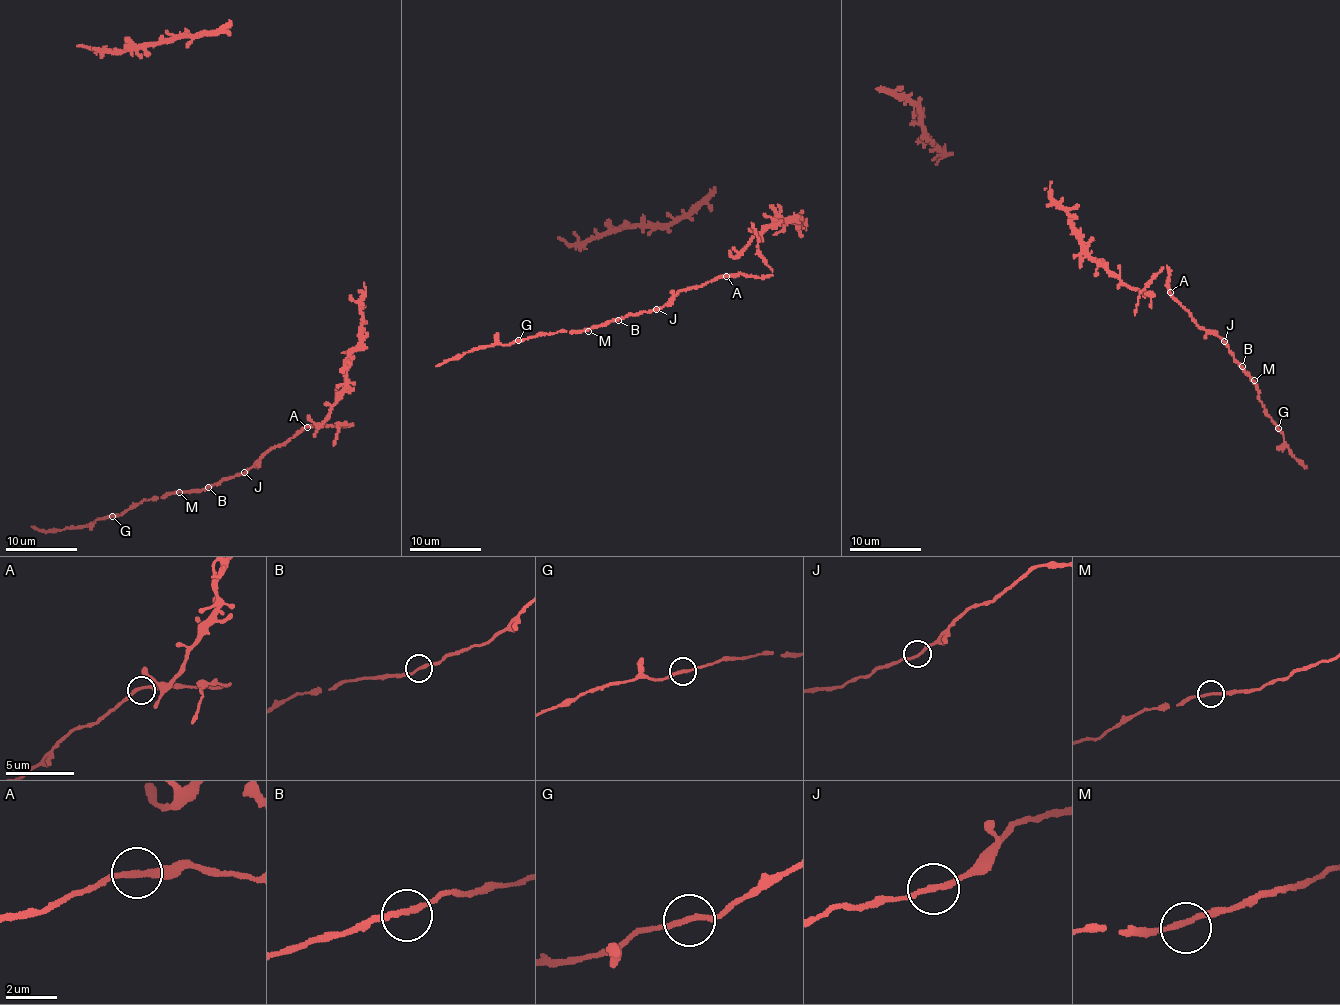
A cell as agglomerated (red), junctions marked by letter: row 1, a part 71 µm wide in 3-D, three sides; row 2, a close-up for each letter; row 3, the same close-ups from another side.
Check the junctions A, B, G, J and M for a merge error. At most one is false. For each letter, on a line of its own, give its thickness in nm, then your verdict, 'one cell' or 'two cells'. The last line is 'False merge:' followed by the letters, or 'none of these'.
A: calibre 220 nm; one cell
B: calibre 190 nm; one cell
G: calibre 190 nm; one cell
J: calibre 190 nm; one cell
M: calibre 190 nm; one cell
False merge: none of these

